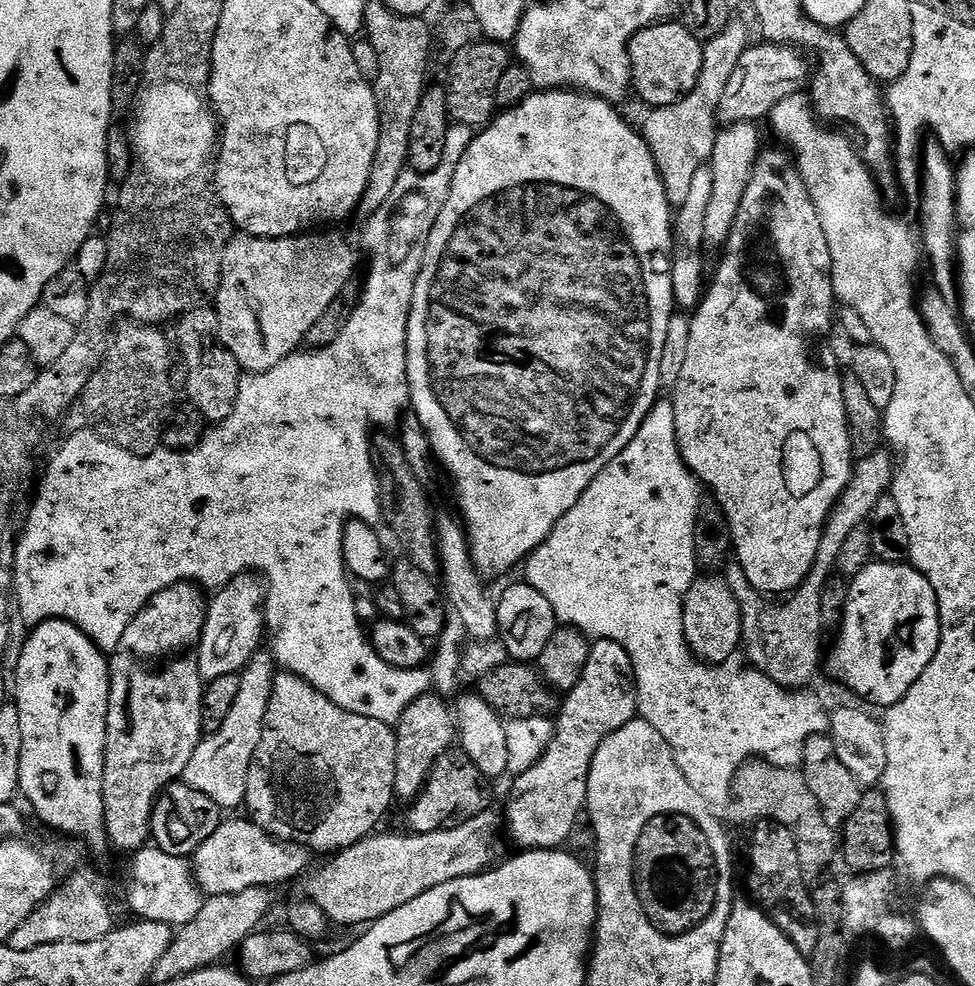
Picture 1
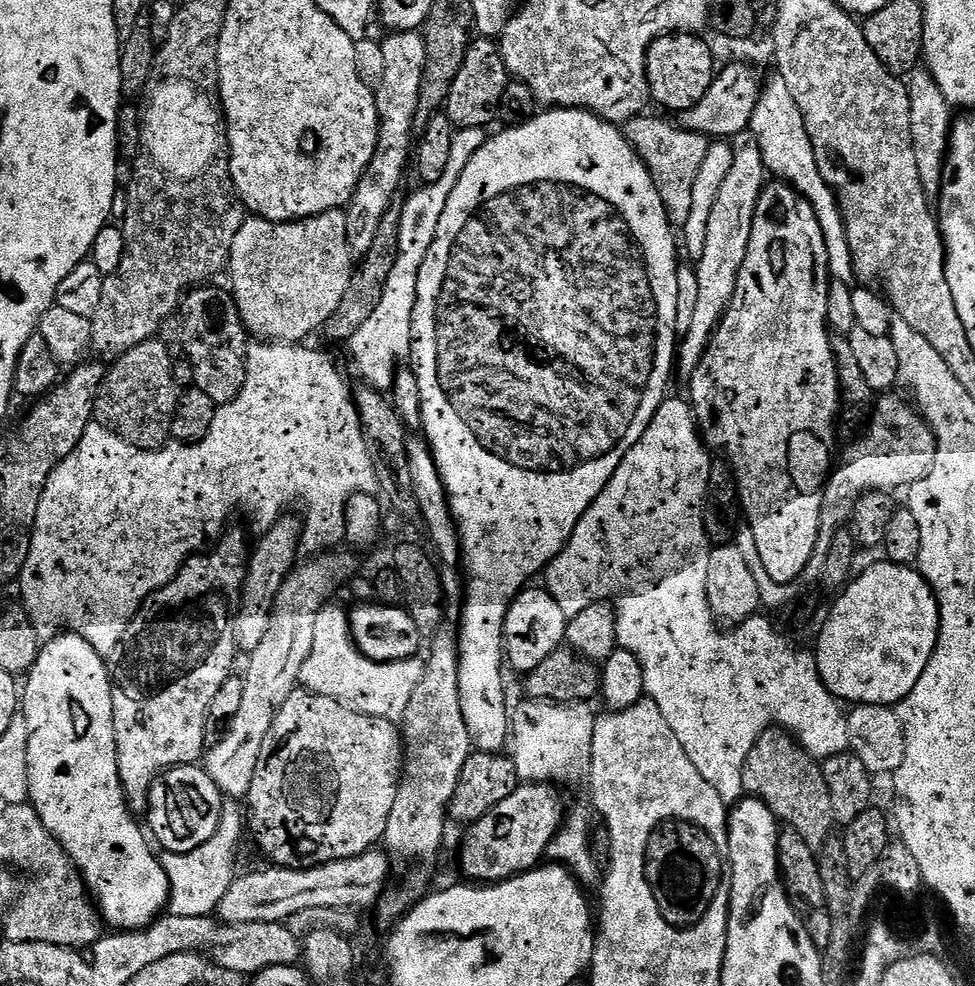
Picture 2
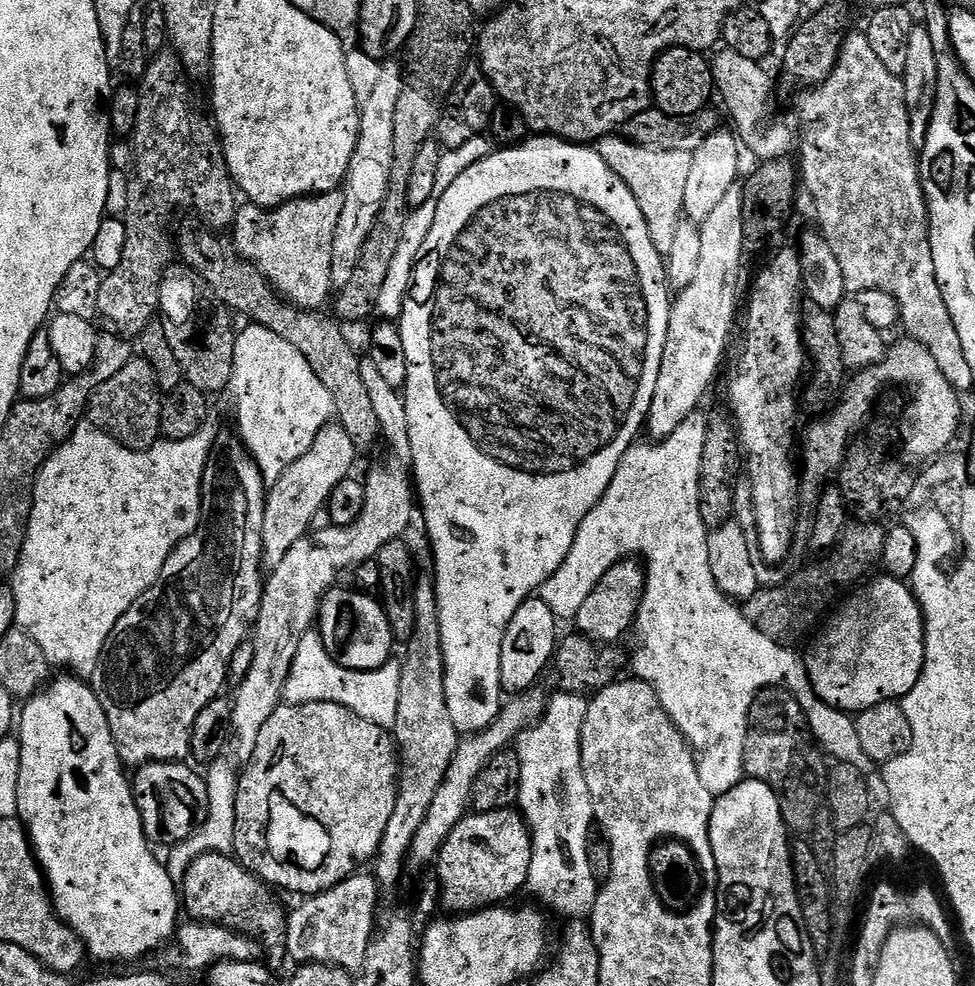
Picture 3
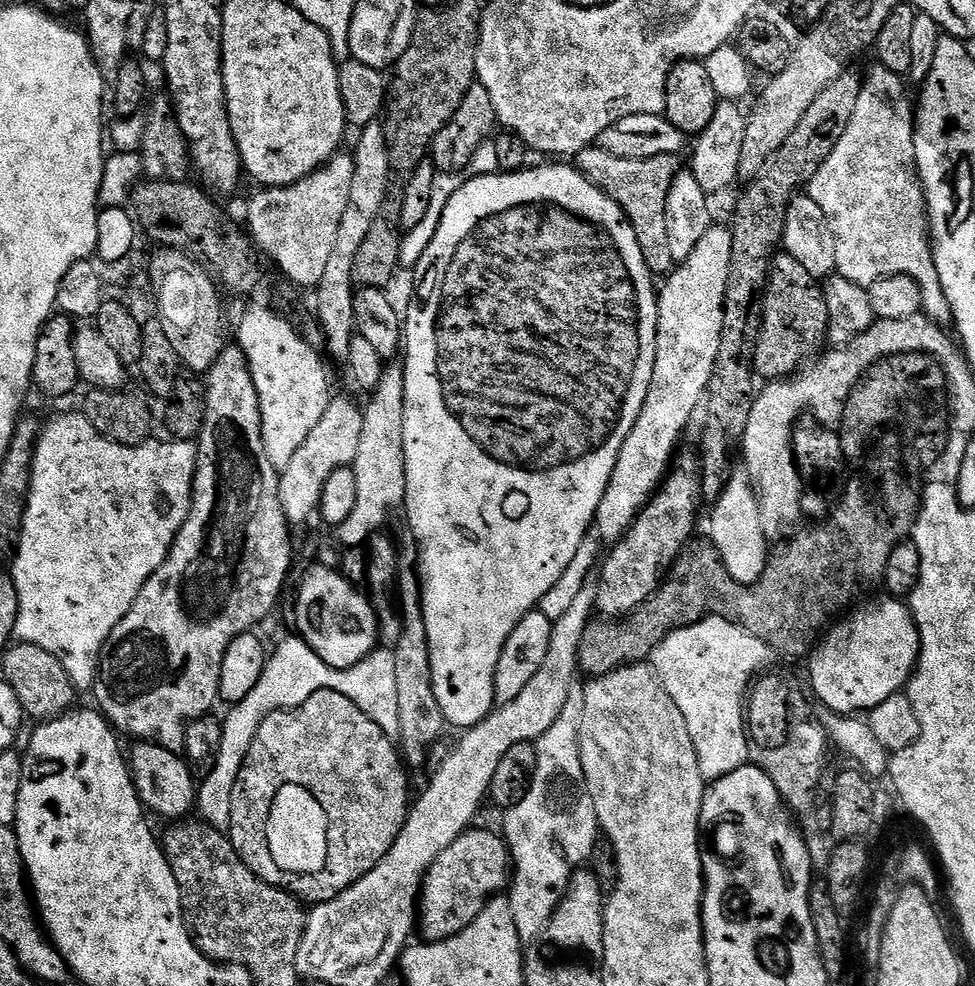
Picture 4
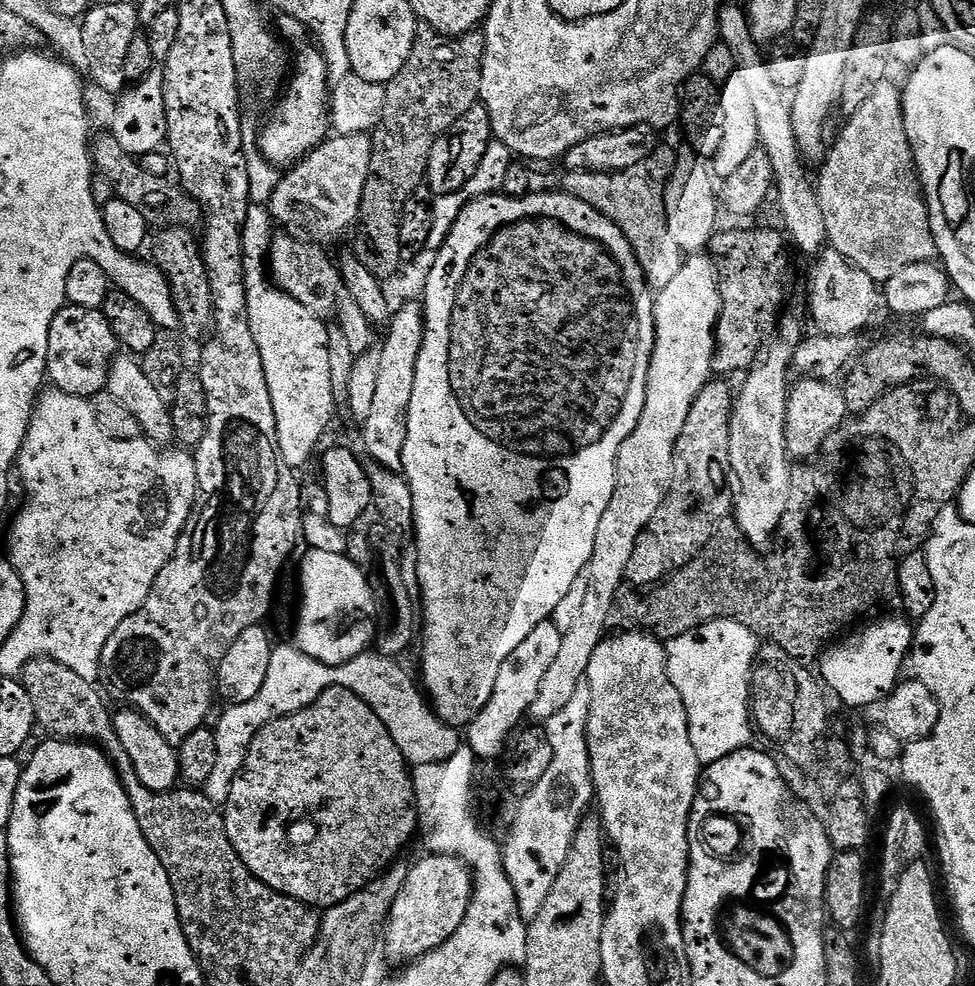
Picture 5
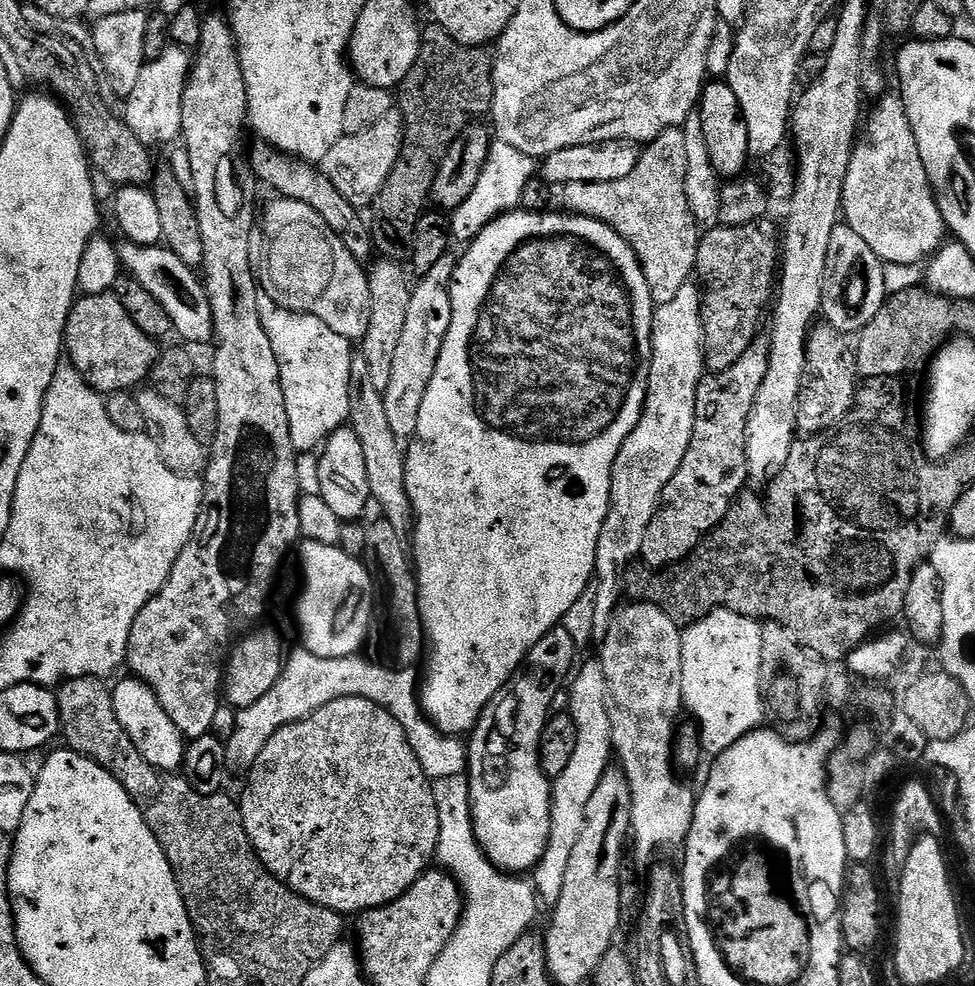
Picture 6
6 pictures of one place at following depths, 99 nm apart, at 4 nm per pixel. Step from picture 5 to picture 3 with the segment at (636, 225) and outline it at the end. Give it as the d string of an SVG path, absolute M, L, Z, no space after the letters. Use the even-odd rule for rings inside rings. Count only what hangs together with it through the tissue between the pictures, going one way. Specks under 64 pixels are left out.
M624 134L601 136L594 144L596 152L604 159L606 166L626 182L630 194L646 218L650 238L661 256L668 257L673 247L674 234L682 223L684 216L683 198L686 193L686 182L689 181L693 153L686 150L654 150L641 144L633 144ZM620 135L620 136L616 136Z

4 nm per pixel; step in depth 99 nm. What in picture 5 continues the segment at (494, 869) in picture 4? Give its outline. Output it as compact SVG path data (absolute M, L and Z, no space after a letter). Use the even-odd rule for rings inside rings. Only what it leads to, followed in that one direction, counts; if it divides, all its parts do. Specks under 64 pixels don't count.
M424 854L424 857L408 868L408 876L398 898L394 898L392 912L384 929L384 954L389 961L399 966L407 966L414 960L422 959L438 946L442 946L462 926L466 918L466 910L472 901L472 870L457 857Z

